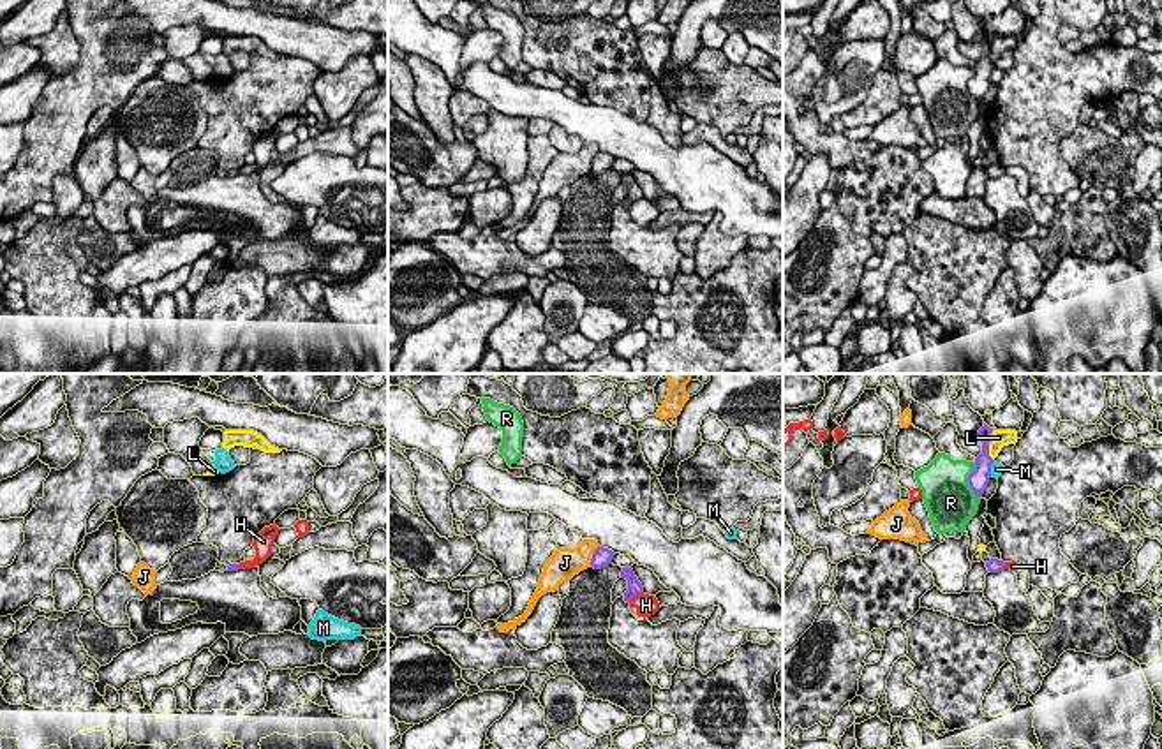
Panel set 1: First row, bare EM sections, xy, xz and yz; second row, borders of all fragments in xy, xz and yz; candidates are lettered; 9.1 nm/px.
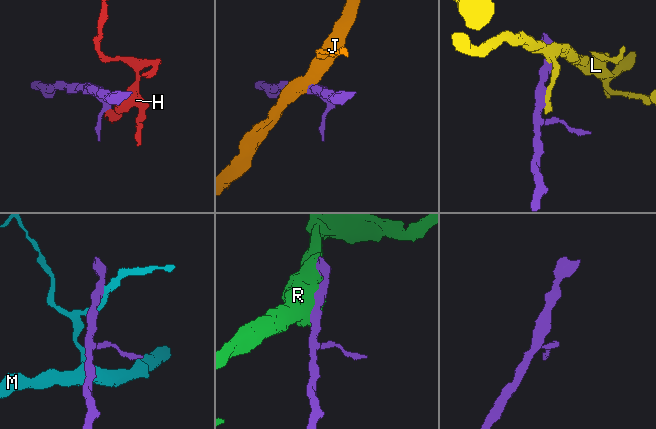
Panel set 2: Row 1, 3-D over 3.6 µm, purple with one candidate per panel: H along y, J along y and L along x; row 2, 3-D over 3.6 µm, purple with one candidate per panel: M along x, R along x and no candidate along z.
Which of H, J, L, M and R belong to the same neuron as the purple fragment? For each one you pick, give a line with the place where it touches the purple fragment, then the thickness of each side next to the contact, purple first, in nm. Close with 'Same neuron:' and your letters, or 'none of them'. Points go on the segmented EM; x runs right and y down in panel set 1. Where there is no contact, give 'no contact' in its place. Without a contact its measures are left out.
Same neuron: none of them

